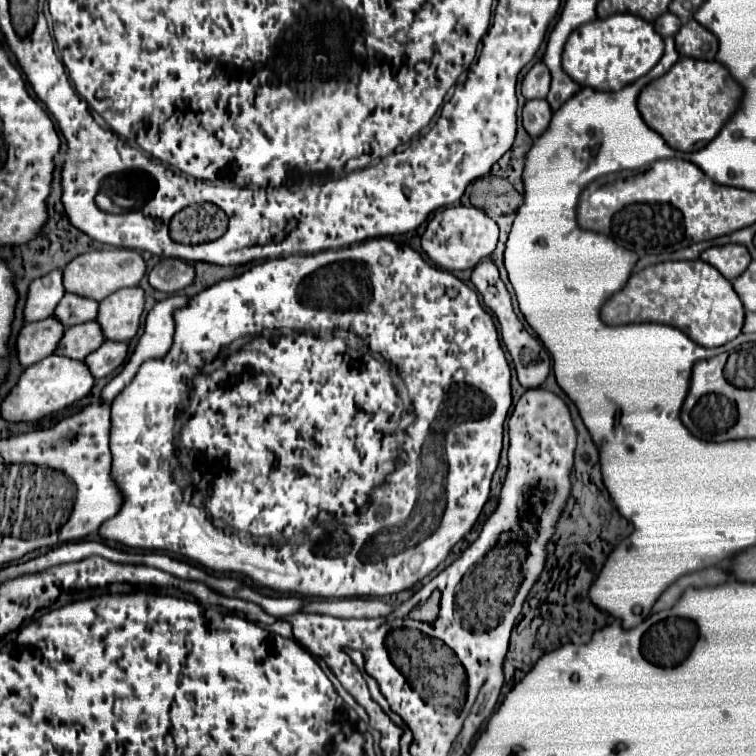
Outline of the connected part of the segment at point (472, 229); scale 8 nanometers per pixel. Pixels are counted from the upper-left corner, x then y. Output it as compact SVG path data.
M453 206L437 210L435 216L427 222L427 230L421 236L421 246L433 264L453 272L475 268L485 256L489 256L495 250L497 236L499 228L495 220L491 220L483 210L473 206Z

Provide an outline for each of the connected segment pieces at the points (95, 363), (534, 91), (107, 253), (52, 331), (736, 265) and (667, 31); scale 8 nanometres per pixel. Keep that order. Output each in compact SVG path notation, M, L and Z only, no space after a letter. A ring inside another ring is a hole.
M103 342L101 348L91 352L85 358L85 364L93 378L105 378L115 372L127 358L127 344L125 342Z
M543 62L535 64L523 78L523 84L521 84L521 94L525 96L525 100L533 100L533 98L545 98L547 92L549 92L549 82L551 82L551 76L549 76L549 70L545 68Z
M111 248L111 250L95 250L77 256L73 262L65 266L63 280L65 280L65 292L101 302L103 298L107 298L109 294L121 288L137 286L143 274L145 274L145 262L139 252L125 248Z
M45 318L25 324L17 336L17 360L23 368L51 356L63 336L63 326L57 318Z
M741 244L711 246L701 254L701 260L715 266L727 280L735 280L751 262L751 256Z
M667 12L665 16L659 16L659 18L653 22L653 26L655 26L655 30L657 30L659 36L667 38L667 36L675 36L675 34L677 34L677 30L681 28L681 20L679 20L675 14Z

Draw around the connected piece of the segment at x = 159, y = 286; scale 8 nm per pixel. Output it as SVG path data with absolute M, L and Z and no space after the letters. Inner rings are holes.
M163 258L151 272L149 272L149 284L151 288L159 292L179 292L187 284L191 284L195 278L193 266L189 266L183 260L177 258Z

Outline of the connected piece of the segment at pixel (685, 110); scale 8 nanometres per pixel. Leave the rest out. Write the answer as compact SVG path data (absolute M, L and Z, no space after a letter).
M679 58L661 78L649 82L639 98L637 108L649 128L653 128L671 148L697 152L705 148L731 118L741 100L741 88L729 70L719 62Z

